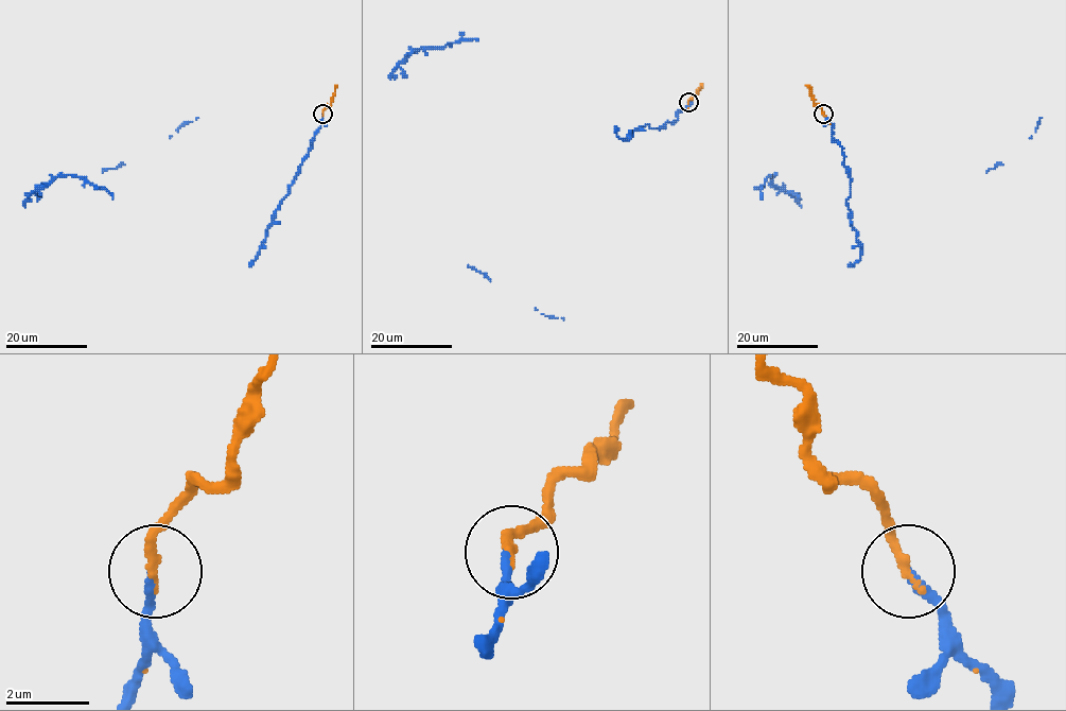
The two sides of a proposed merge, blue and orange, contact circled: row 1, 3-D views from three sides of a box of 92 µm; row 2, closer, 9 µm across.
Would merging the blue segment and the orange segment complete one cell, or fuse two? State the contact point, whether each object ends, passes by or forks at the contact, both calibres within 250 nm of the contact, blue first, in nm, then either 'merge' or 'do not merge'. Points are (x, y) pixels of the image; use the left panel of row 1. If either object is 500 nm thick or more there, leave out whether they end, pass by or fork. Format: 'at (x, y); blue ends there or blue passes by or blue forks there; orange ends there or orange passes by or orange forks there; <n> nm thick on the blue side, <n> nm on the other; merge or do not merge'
at (322, 114); blue ends there; orange ends there; 220 nm thick on the blue side, 240 nm on the other; merge

